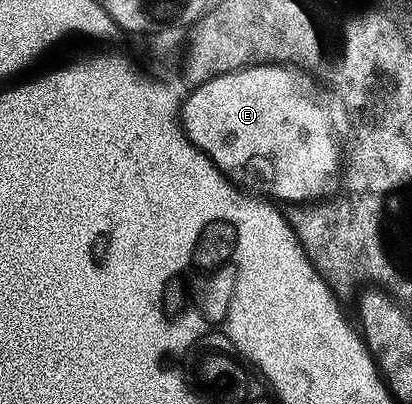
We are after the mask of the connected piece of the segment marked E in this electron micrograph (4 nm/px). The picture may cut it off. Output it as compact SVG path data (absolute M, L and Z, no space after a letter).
M291 62L286 64L249 64L247 68L235 68L229 72L222 72L195 85L191 89L192 93L186 98L183 97L180 105L180 125L184 127L184 132L190 138L193 146L205 152L218 166L220 172L224 173L233 184L239 184L245 190L251 190L261 197L271 198L276 202L290 200L288 202L294 206L319 202L331 197L342 183L342 148L340 152L340 140L336 137L336 128L332 125L332 116L328 113L327 106L320 101L320 96L316 93L316 84L311 78L313 79L305 69Z

